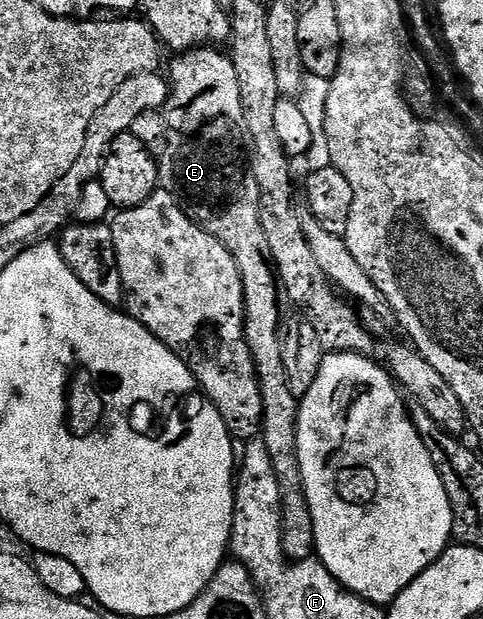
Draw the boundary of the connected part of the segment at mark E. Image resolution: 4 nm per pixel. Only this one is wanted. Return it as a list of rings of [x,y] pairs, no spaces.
[[[205,46],[175,57],[166,105],[170,130],[174,130],[174,154],[159,161],[160,179],[184,211],[226,246],[240,270],[246,307],[244,334],[256,363],[264,398],[262,439],[274,462],[284,497],[284,555],[289,561],[299,562],[316,556],[316,538],[314,518],[300,473],[297,432],[300,400],[298,392],[296,396],[292,389],[289,357],[288,360],[284,357],[286,300],[276,274],[270,242],[266,242],[266,230],[262,230],[258,178],[254,178],[252,139],[242,110],[238,70],[231,55],[224,53],[223,56],[220,52],[223,51]]]

